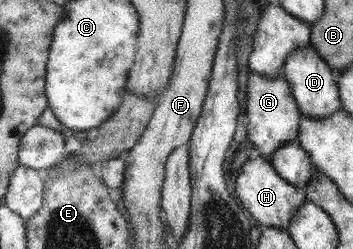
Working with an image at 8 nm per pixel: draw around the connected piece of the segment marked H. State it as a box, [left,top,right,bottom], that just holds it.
[235,156,307,232]

